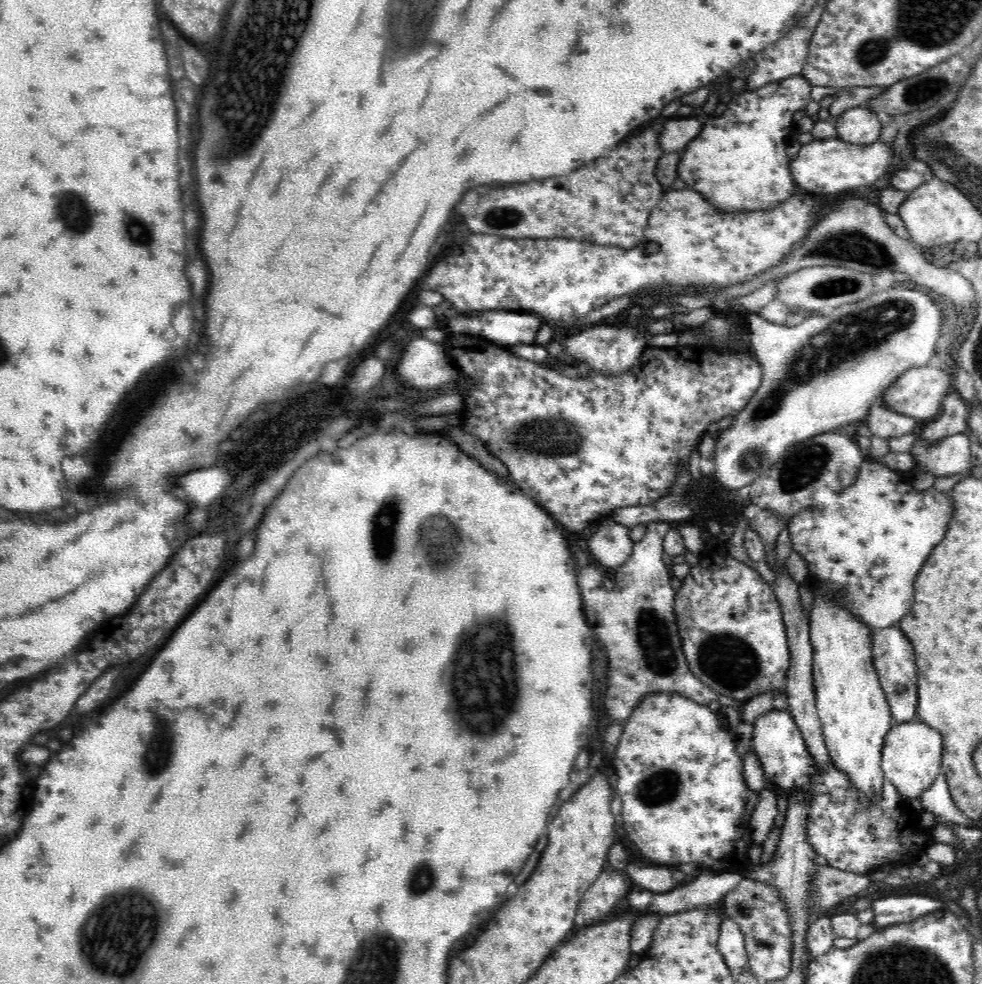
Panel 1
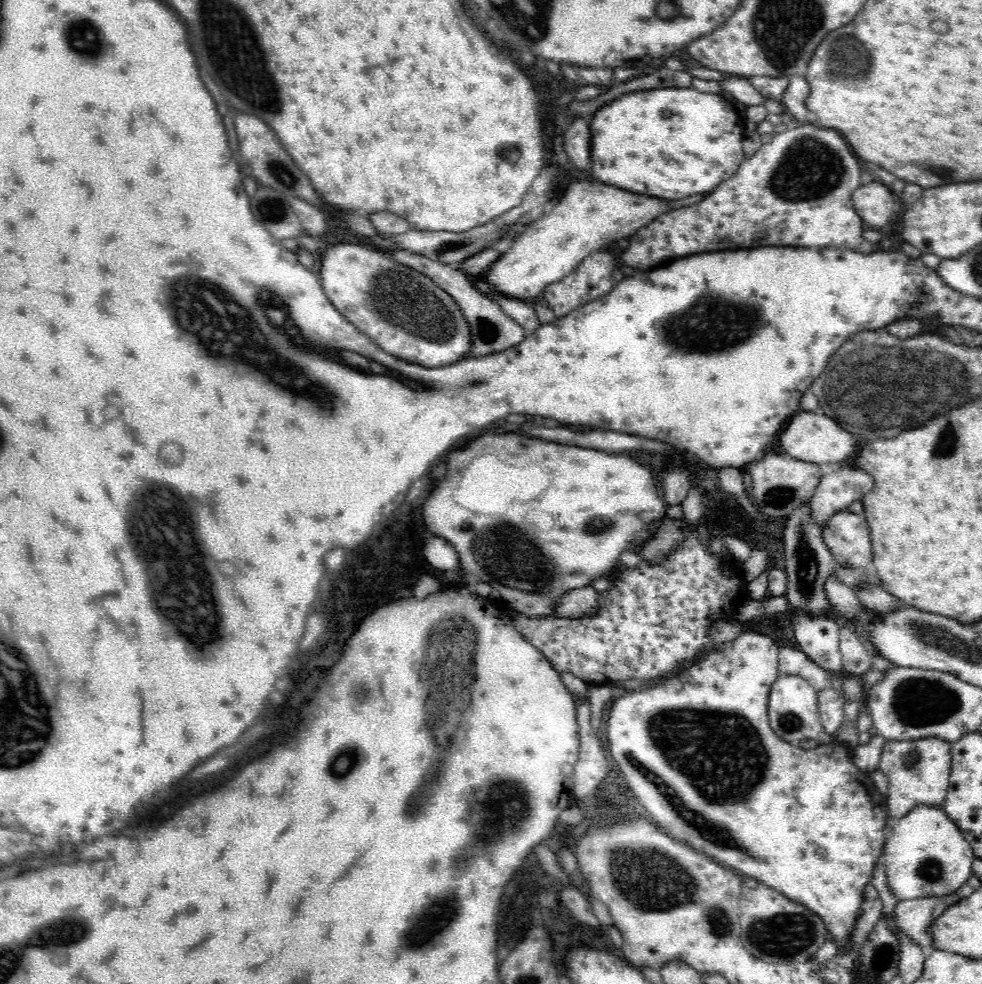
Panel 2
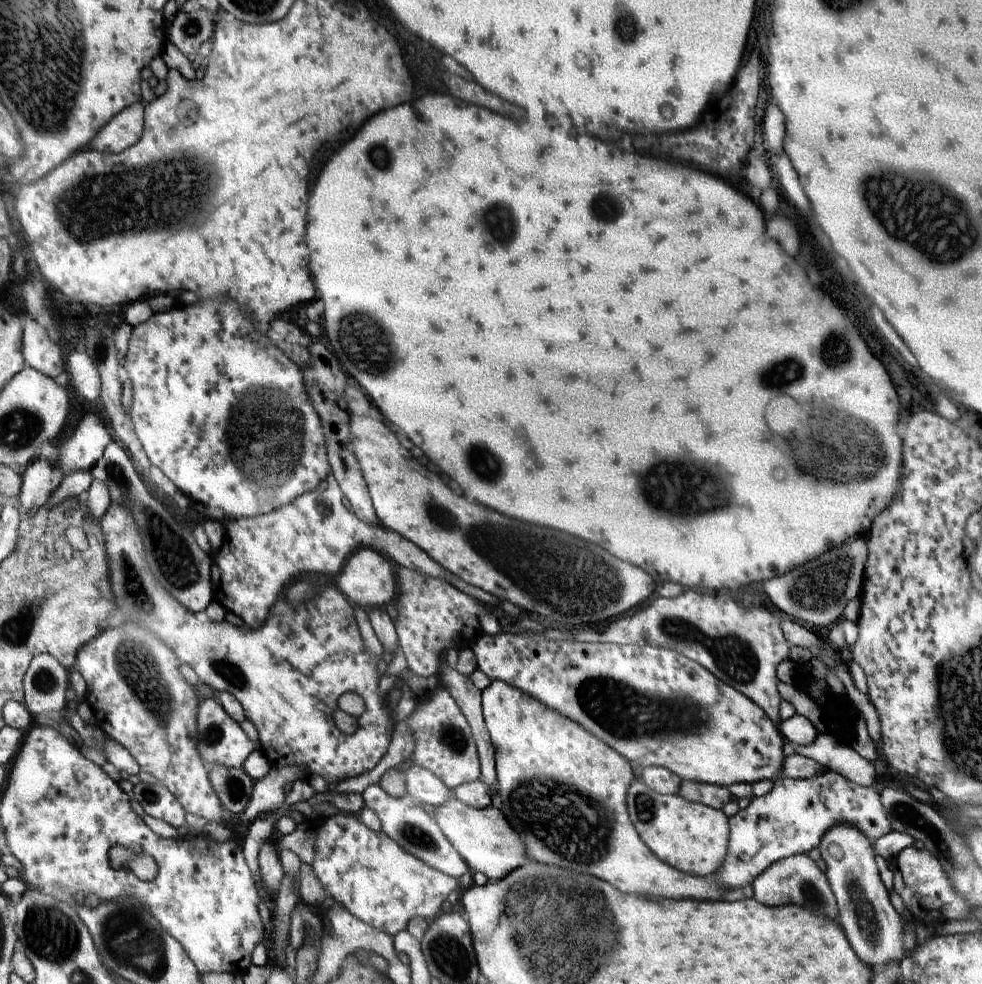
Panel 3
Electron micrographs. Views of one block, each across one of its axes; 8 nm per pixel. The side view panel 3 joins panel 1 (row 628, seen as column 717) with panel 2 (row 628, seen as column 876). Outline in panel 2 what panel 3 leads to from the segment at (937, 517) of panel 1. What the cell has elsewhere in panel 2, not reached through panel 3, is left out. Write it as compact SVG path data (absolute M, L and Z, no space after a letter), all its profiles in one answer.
M790 613L795 638L810 660L833 674L842 671L840 653L840 622L836 616L808 618Z

